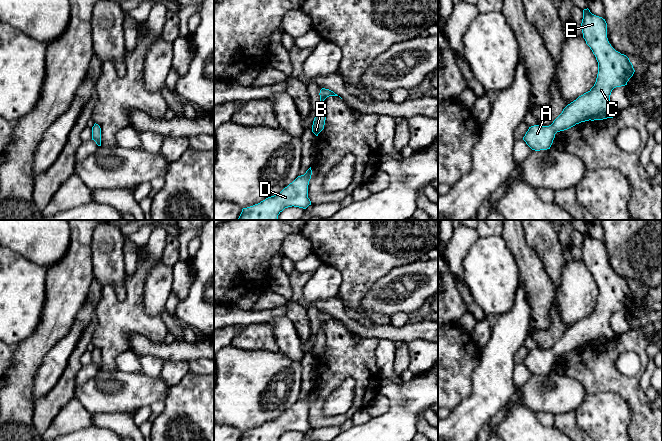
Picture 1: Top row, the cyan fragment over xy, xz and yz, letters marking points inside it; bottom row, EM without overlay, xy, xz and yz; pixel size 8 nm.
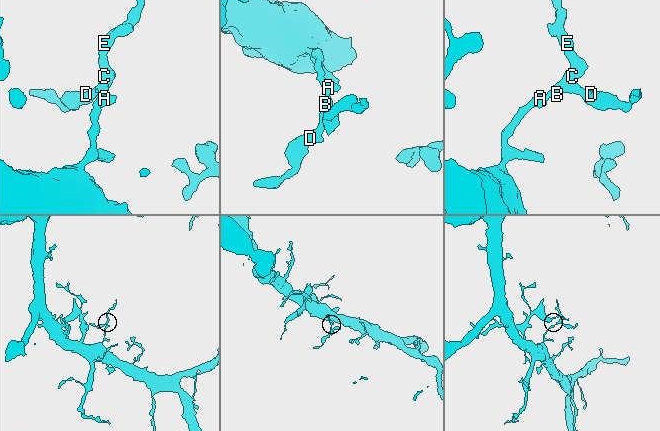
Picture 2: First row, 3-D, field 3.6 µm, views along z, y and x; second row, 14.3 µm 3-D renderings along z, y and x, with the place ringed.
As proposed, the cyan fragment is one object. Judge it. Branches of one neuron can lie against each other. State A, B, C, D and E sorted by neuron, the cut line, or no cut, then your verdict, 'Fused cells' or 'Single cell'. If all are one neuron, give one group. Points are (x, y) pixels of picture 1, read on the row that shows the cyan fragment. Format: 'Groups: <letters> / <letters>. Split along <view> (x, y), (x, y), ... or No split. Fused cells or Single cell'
Groups: A B C D E. No split. Single cell

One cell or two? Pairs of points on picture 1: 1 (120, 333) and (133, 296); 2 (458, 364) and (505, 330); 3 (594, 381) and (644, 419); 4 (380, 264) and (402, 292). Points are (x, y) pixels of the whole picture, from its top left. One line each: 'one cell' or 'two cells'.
1: one cell
2: two cells
3: one cell
4: two cells

